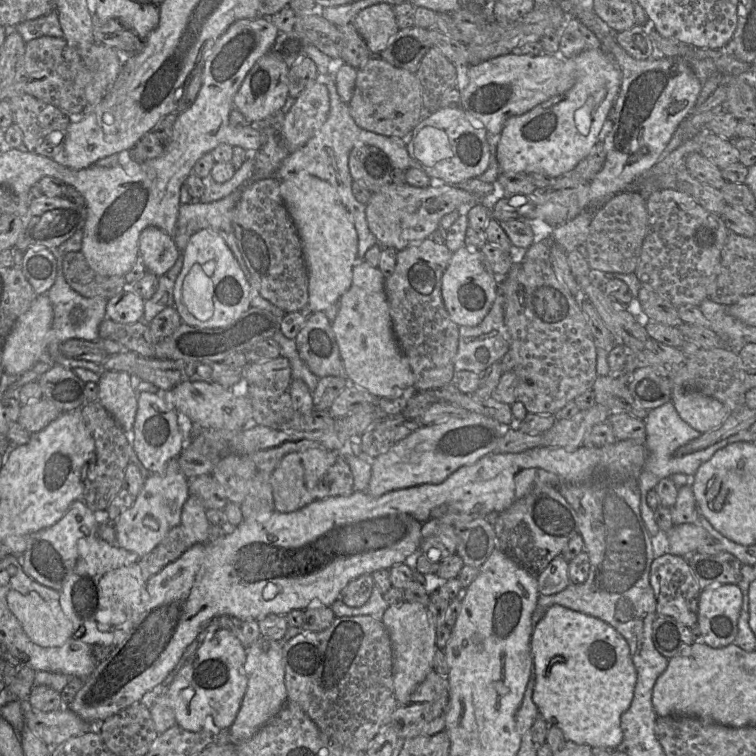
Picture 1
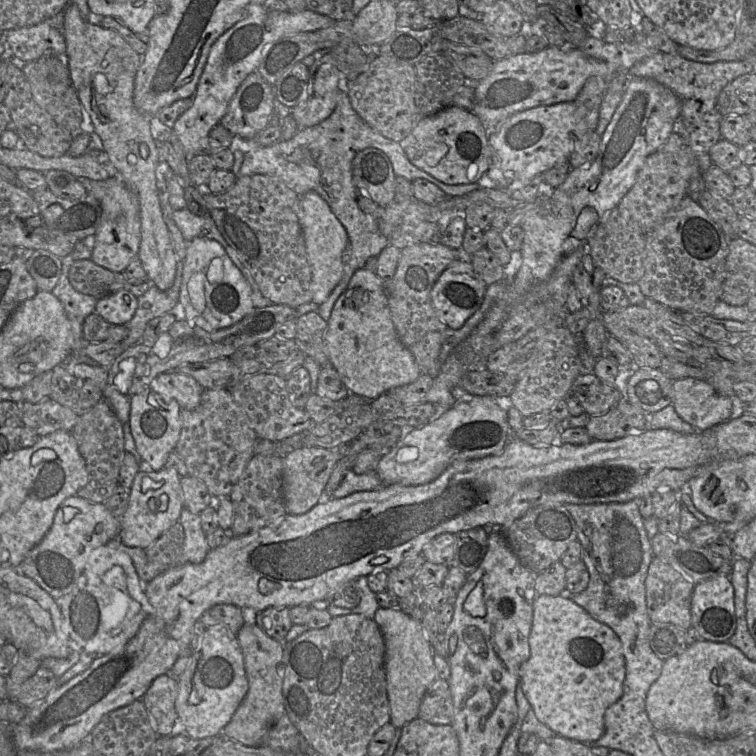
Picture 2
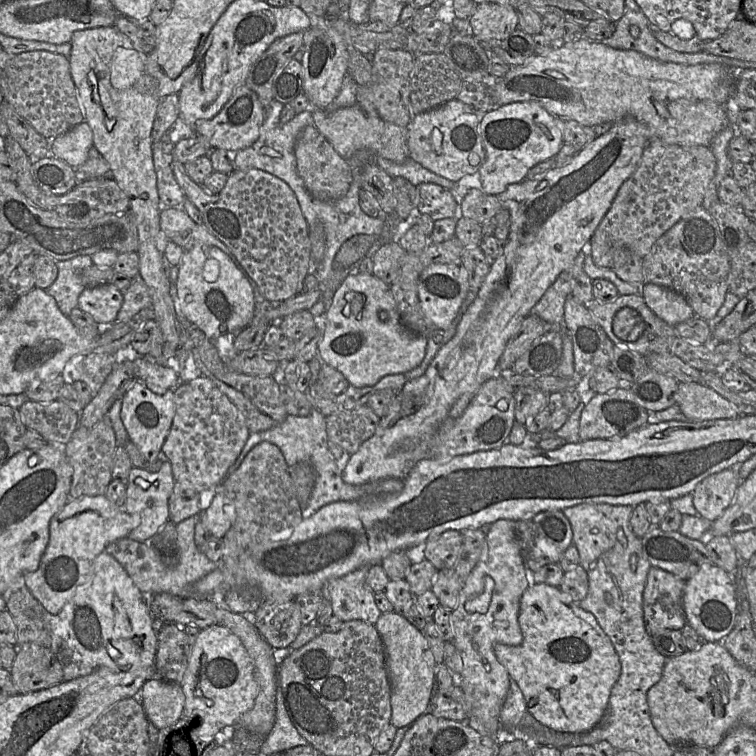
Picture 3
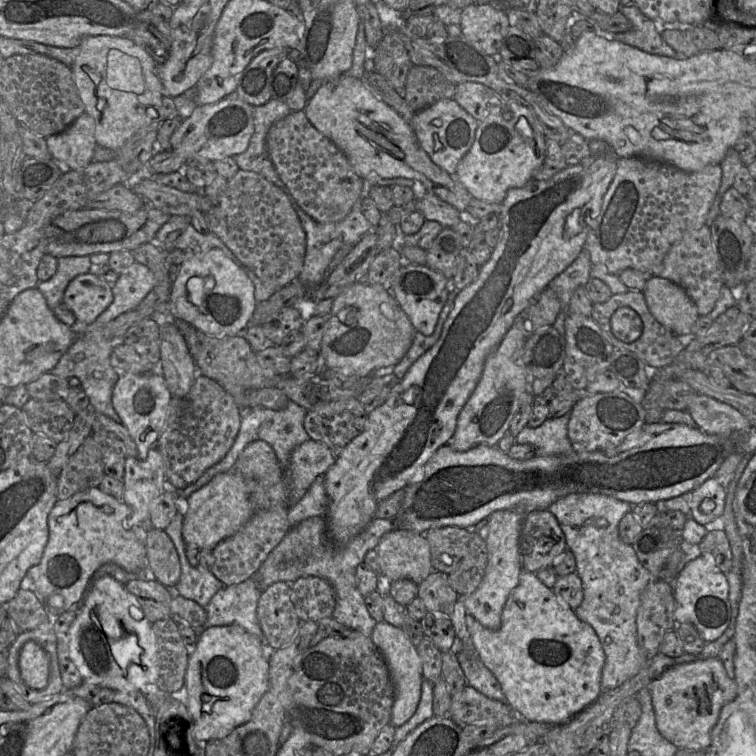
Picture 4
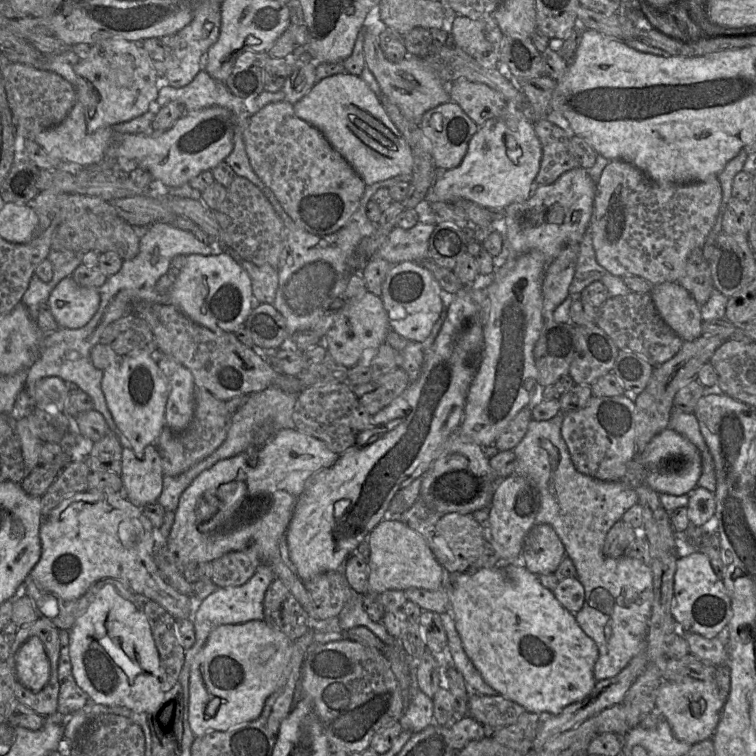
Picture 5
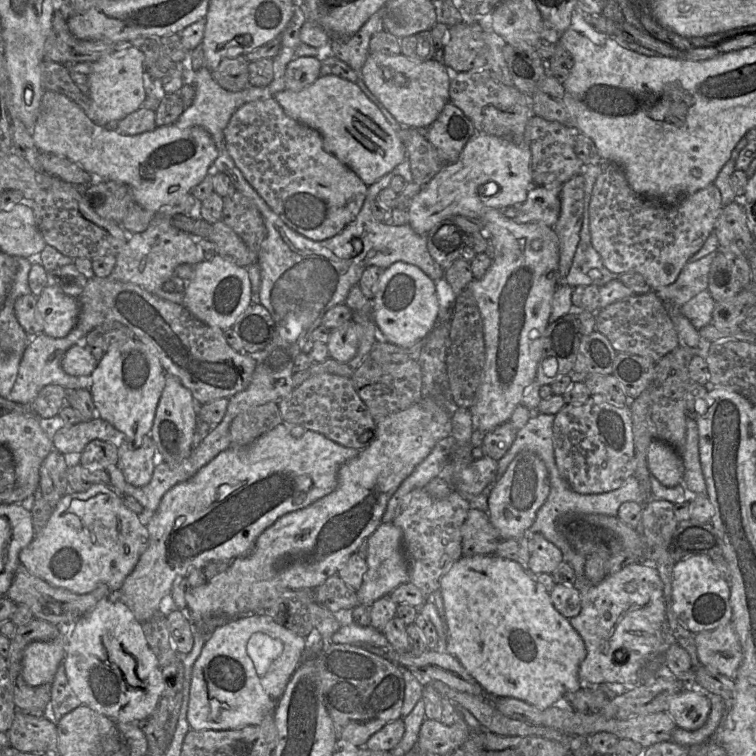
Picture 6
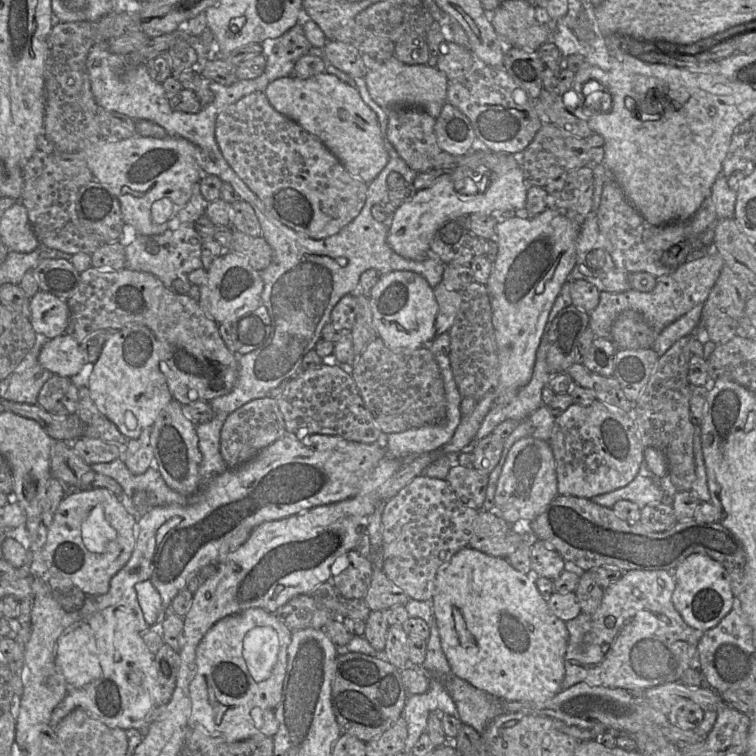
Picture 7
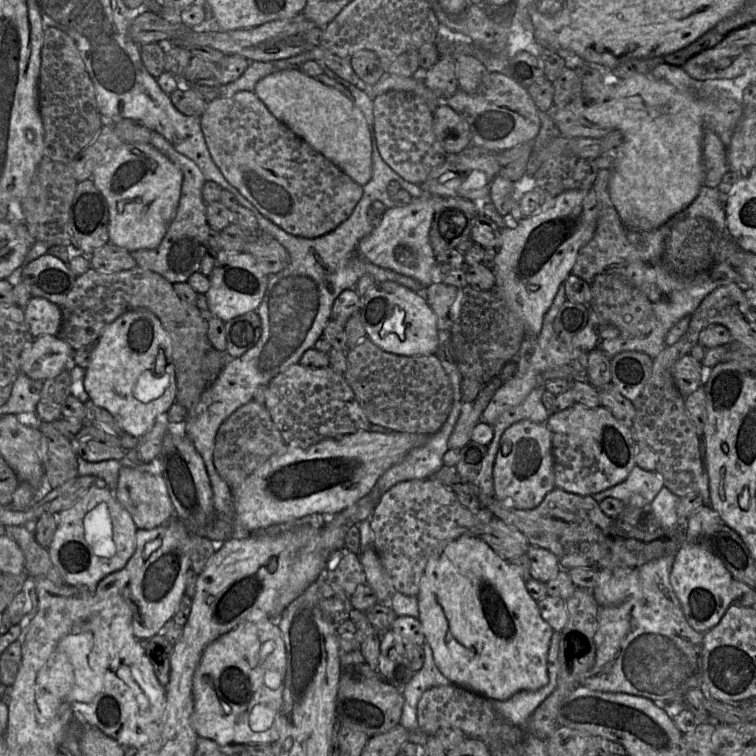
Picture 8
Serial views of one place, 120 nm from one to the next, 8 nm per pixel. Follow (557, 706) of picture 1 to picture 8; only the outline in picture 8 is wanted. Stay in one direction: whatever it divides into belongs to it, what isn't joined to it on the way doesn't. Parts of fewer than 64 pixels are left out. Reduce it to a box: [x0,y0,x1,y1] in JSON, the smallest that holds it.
[417,535,554,701]

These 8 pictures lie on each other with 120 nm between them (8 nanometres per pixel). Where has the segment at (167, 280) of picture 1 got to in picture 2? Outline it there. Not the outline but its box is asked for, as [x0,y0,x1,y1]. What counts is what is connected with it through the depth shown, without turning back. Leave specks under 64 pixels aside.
[122,260,184,350]

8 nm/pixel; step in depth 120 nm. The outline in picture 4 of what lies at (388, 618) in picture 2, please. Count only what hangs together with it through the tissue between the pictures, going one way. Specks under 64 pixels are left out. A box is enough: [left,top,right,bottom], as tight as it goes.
[370,621,423,727]

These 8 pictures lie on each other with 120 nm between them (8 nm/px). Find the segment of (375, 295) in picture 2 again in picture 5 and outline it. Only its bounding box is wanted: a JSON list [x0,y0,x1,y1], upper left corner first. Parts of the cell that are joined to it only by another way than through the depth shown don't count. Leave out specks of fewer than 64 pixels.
[320,291,389,368]

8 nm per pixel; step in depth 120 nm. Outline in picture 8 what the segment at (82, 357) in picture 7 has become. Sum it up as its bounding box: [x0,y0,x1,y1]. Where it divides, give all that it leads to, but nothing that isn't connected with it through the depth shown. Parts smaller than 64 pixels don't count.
[19,335,74,380]

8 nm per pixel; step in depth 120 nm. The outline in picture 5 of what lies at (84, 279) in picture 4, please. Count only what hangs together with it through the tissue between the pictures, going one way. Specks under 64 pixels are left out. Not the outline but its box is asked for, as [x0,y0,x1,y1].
[47,276,100,329]

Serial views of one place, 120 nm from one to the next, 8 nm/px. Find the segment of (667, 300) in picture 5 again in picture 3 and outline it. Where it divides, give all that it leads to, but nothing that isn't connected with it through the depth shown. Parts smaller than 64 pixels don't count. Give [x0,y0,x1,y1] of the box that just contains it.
[641,283,696,326]

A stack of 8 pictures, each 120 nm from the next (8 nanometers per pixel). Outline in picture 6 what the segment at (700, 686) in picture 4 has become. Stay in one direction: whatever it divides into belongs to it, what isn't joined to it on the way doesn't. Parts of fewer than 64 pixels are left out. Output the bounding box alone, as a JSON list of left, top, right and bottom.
[668,687,711,731]

